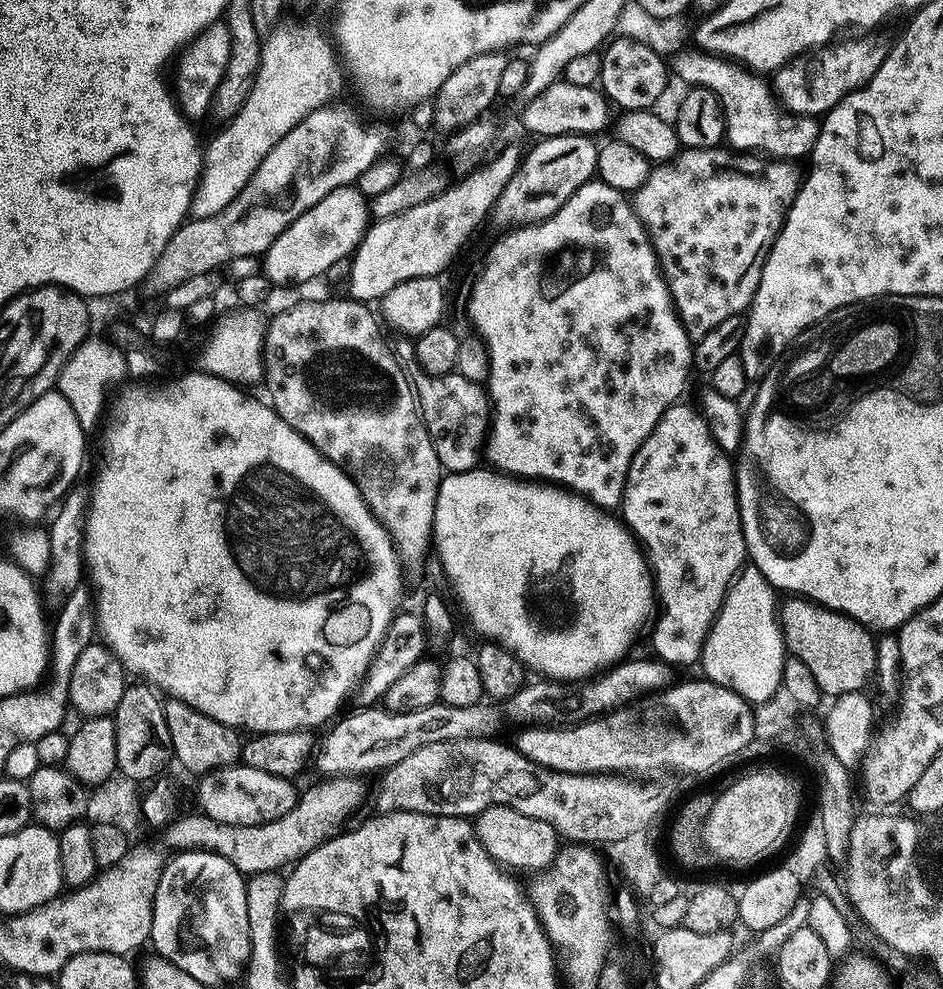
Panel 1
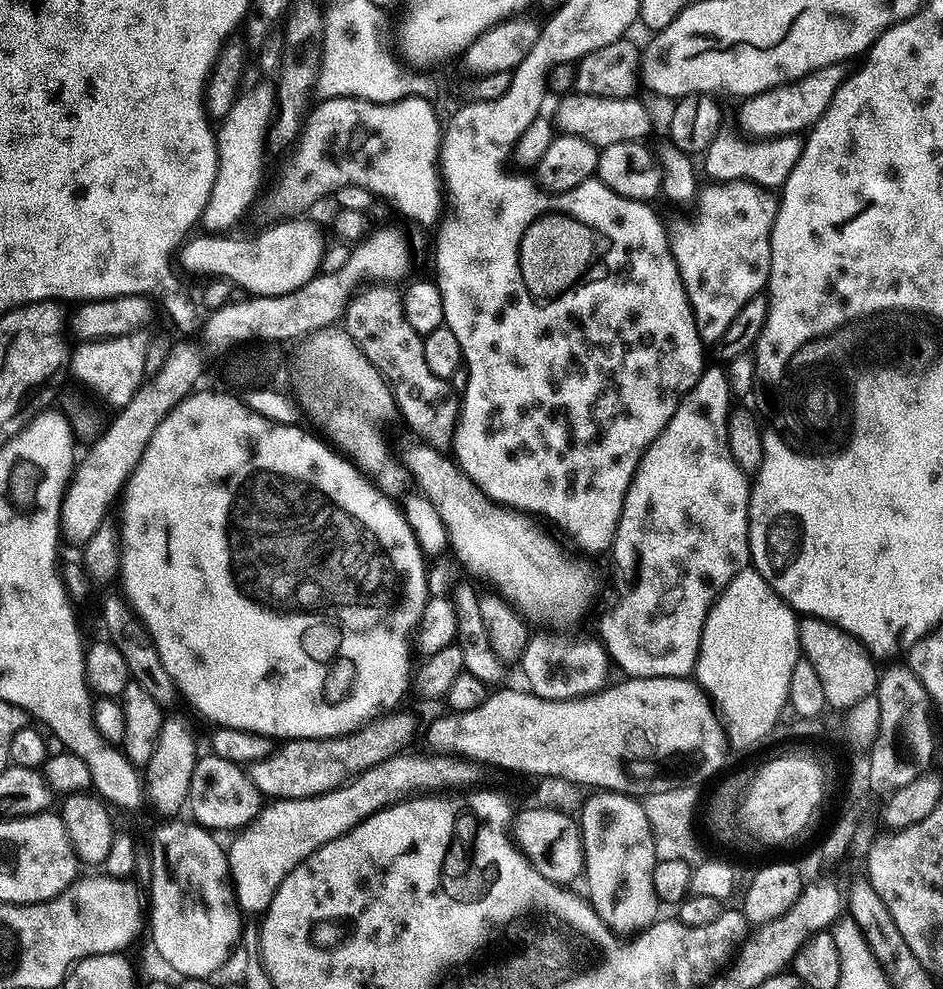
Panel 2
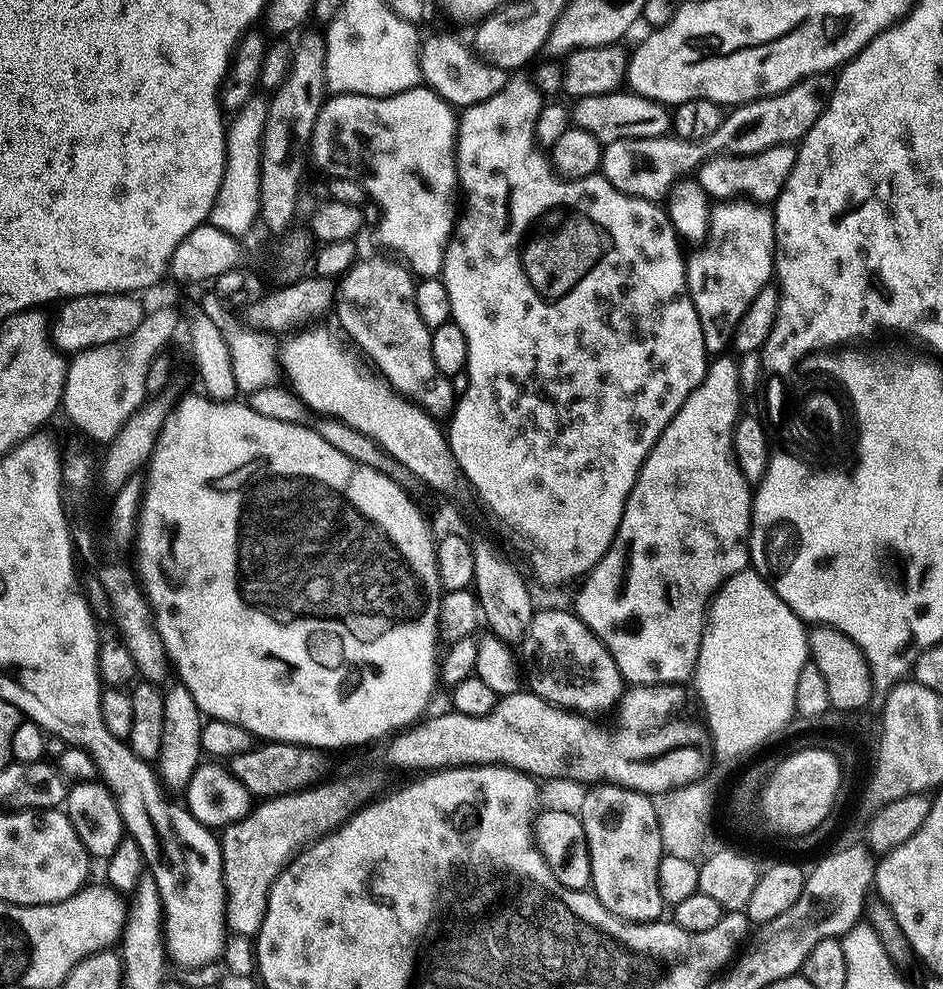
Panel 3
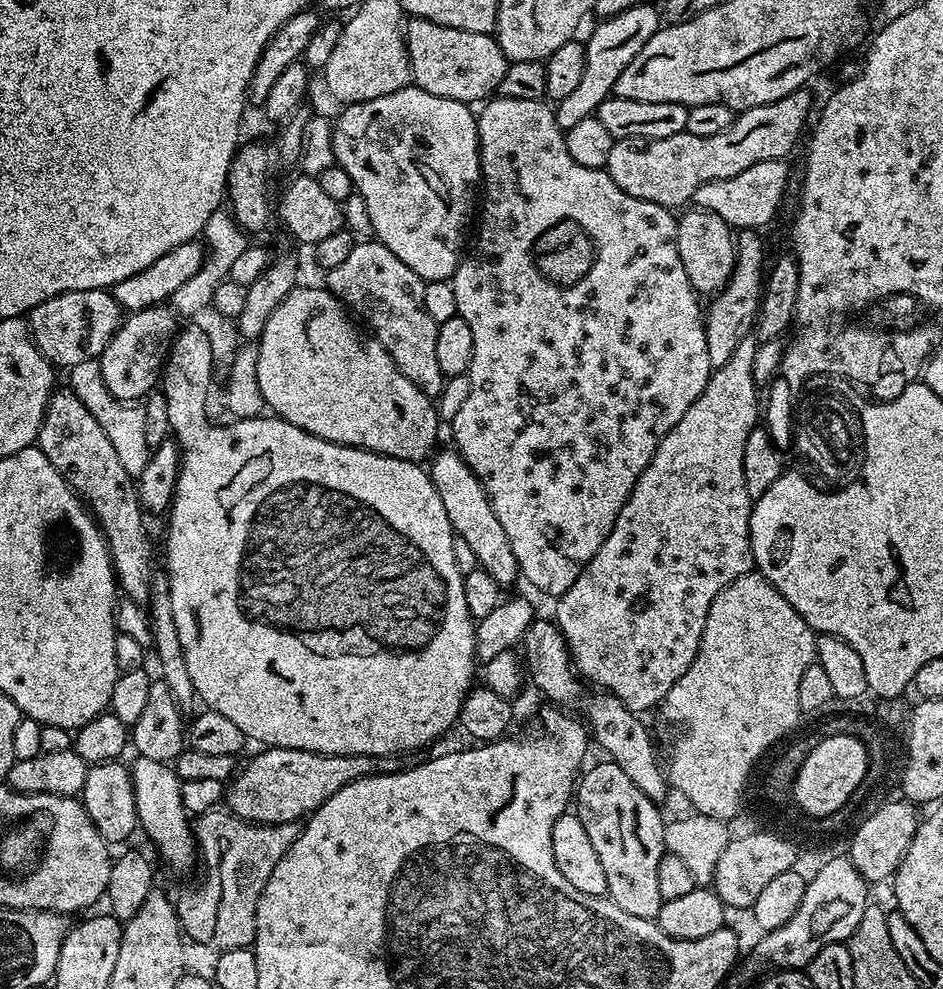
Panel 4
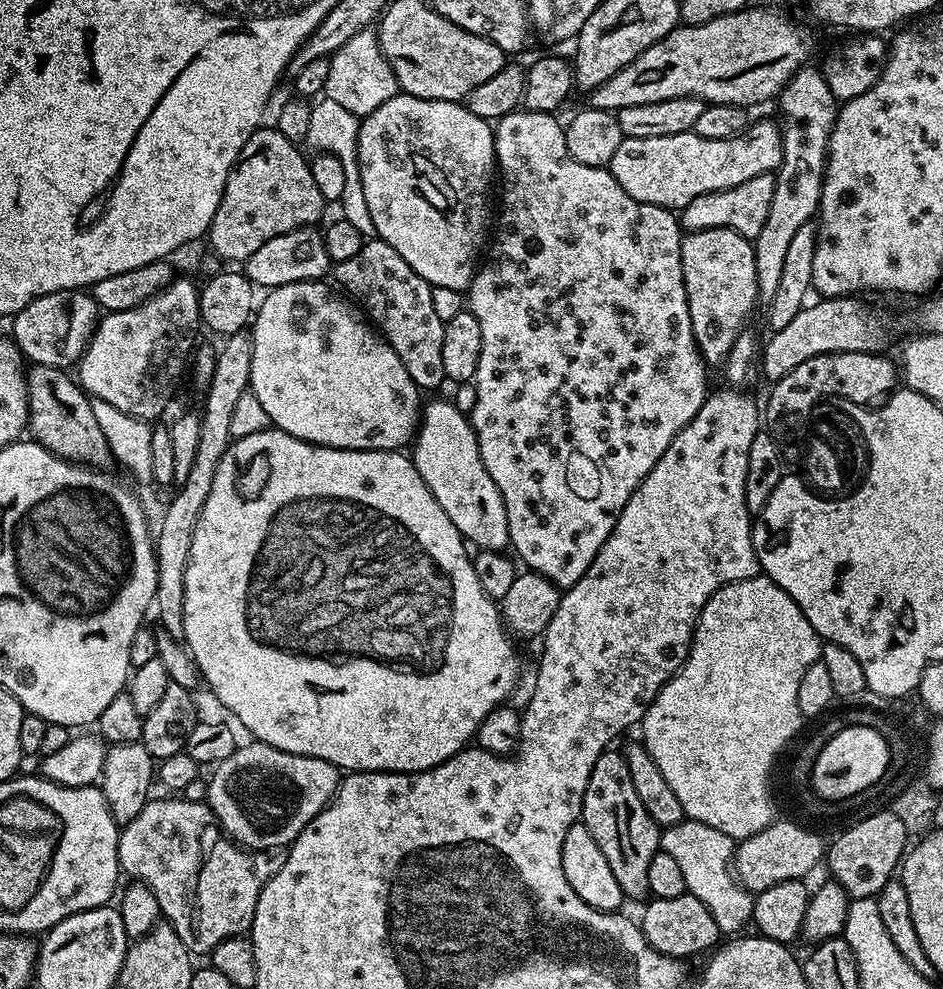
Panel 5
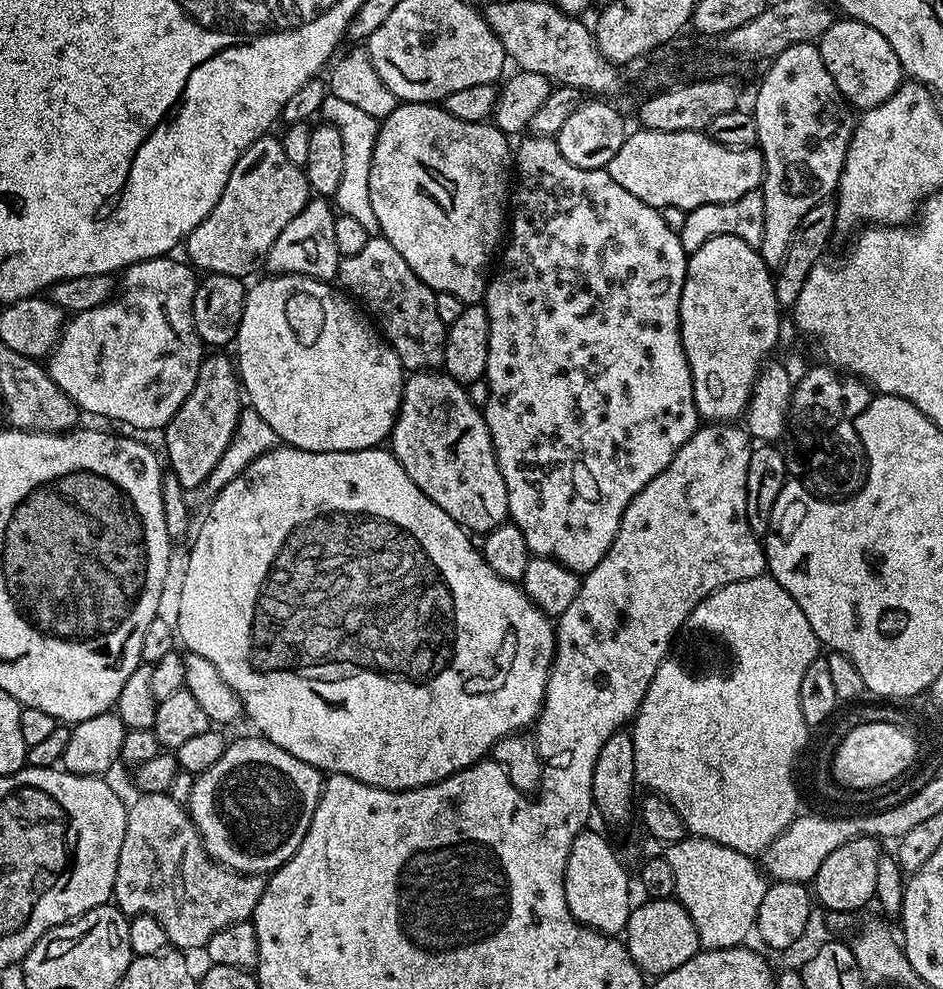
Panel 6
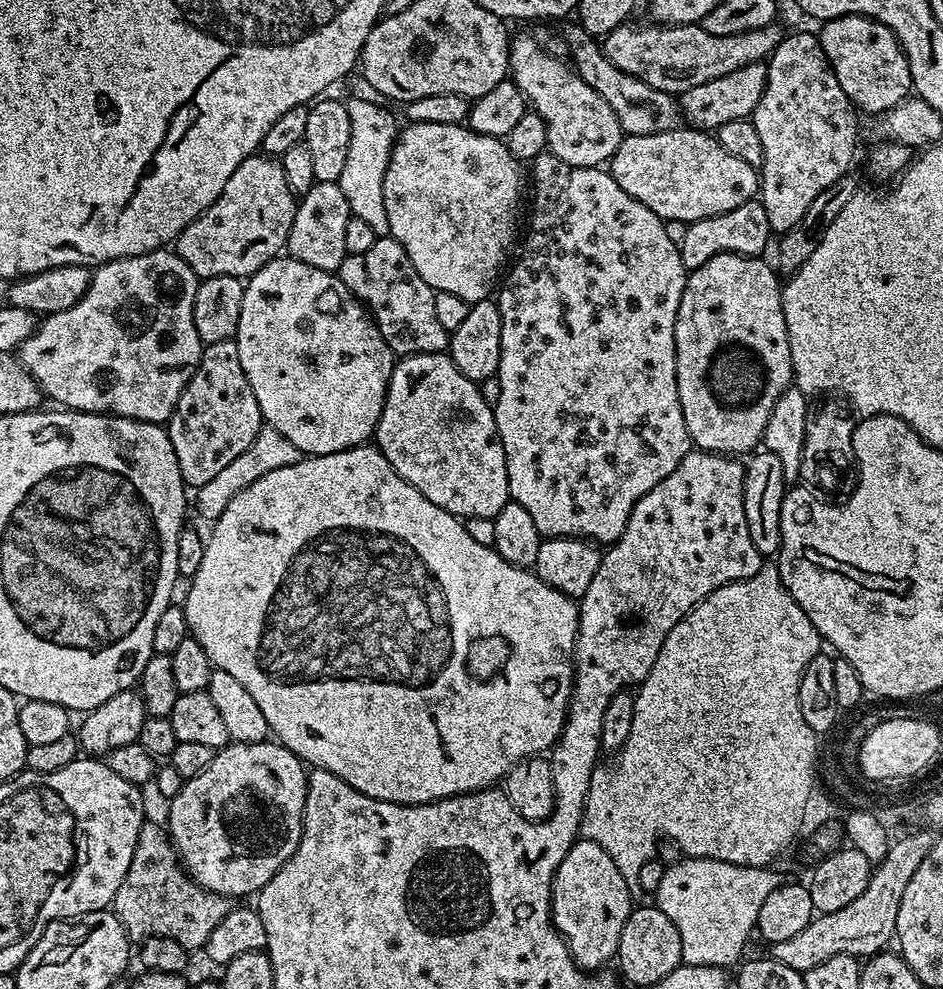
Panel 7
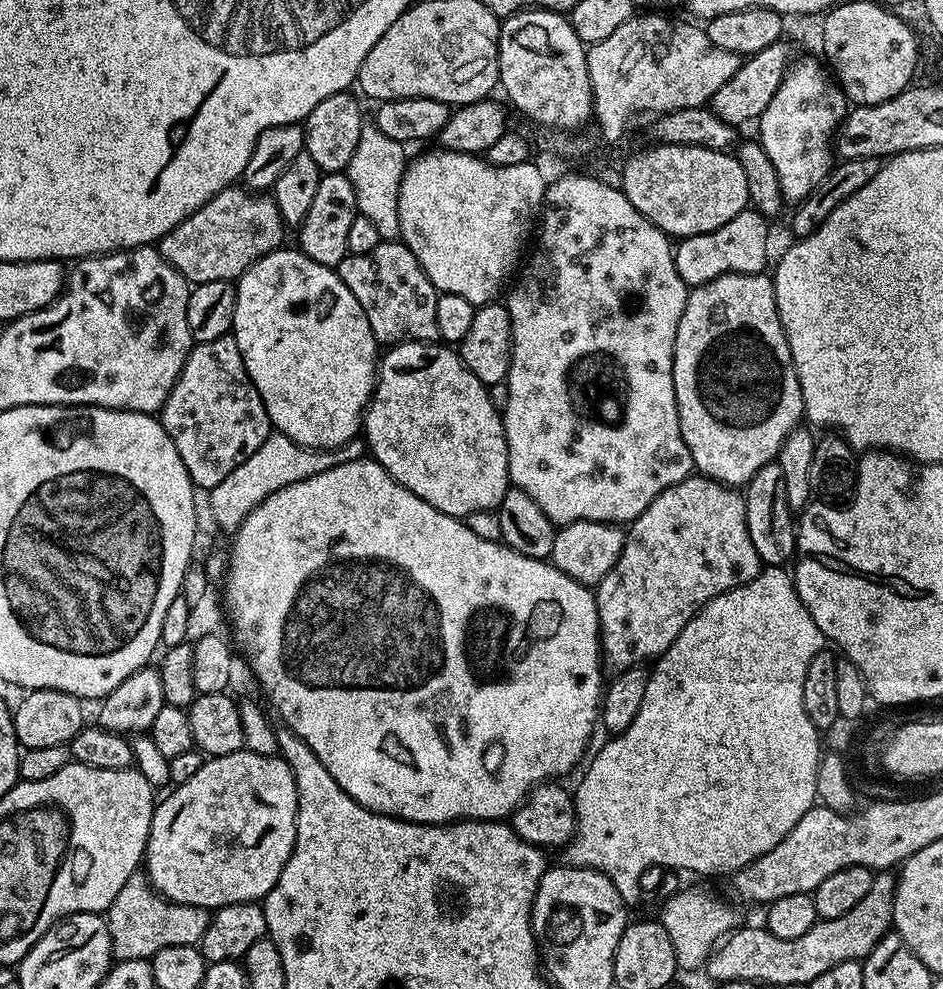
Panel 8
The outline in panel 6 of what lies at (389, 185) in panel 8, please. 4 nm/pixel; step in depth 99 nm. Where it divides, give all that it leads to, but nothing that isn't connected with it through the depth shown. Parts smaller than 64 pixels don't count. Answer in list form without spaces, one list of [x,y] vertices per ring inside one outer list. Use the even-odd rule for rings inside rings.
[[[328,95],[322,102],[319,115],[327,123],[332,124],[342,134],[342,147],[344,148],[344,168],[338,190],[334,197],[337,211],[344,216],[355,218],[363,227],[369,237],[379,235],[380,227],[370,203],[370,162],[374,158],[374,142],[378,138],[380,121],[366,114],[359,106],[346,102],[343,98]]]

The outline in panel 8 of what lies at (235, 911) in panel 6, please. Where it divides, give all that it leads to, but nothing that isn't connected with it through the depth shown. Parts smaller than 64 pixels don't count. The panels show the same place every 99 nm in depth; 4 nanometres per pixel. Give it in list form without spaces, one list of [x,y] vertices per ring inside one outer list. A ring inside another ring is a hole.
[[[138,870],[126,878],[126,886],[118,890],[118,898],[114,898],[106,913],[113,957],[116,960],[151,961],[153,954],[166,946],[199,945],[202,934],[206,934],[209,915],[209,909],[164,899],[152,889],[147,875]]]

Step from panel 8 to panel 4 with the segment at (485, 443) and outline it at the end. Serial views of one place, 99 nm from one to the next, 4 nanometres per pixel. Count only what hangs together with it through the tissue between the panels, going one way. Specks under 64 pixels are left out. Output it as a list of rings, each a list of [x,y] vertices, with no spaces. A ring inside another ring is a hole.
[[[455,450],[439,452],[437,451],[431,457],[430,475],[432,485],[438,490],[438,498],[442,498],[442,506],[446,506],[446,514],[452,523],[452,531],[457,537],[465,539],[467,545],[474,550],[477,565],[486,570],[497,585],[507,588],[519,577],[517,558],[514,557],[510,540],[506,537],[498,516],[494,514],[493,507],[490,506],[486,490],[474,474],[474,470],[470,470],[467,462],[460,457],[459,452]]]

